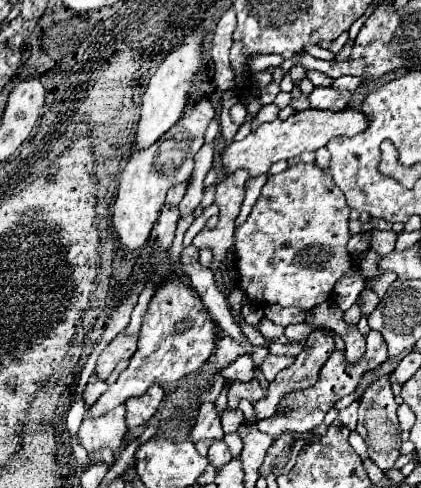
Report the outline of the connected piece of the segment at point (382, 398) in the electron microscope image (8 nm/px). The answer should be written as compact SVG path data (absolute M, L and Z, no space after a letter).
M382 375L380 379L376 379L374 383L368 385L368 389L364 391L364 395L360 397L360 407L358 407L358 422L356 431L362 435L362 439L366 441L368 447L368 457L382 469L390 469L394 467L394 461L400 455L400 427L398 427L398 417L396 417L396 401L390 389L390 375Z

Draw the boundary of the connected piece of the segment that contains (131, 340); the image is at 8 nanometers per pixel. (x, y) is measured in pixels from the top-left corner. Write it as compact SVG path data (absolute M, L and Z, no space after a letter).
M120 333L116 339L112 339L96 361L96 377L106 379L122 359L130 359L136 351L136 341L138 341L136 335L130 337L124 333Z

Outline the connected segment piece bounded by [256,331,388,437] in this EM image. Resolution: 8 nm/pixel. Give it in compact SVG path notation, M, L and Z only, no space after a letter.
M370 331L368 333L368 341L366 341L366 353L362 357L362 361L356 365L348 365L344 361L344 351L332 351L332 355L328 357L328 361L322 365L320 373L318 373L318 381L308 387L308 389L300 389L296 393L290 393L288 397L284 397L284 401L280 401L280 409L276 409L276 413L272 417L260 419L256 421L258 431L268 433L272 437L284 433L284 431L312 431L316 425L320 425L324 421L324 415L328 413L328 409L334 407L334 403L346 395L350 395L360 377L368 371L378 367L382 361L388 359L388 351L386 351L386 343L382 339L382 335L378 331Z

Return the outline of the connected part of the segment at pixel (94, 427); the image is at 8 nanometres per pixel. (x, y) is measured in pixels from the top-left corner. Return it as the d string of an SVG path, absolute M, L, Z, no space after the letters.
M120 405L114 411L106 413L104 417L98 417L98 419L86 417L78 431L80 445L88 453L96 453L104 447L108 447L108 449L112 449L112 453L116 453L126 435L124 413L126 413L126 409L124 409L124 405Z

